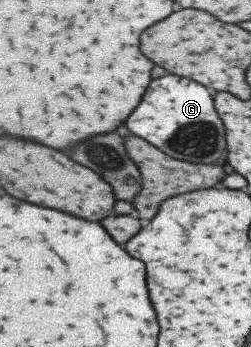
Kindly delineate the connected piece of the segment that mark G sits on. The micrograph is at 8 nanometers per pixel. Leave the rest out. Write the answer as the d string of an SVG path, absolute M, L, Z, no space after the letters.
M175 74L159 78L149 86L149 92L141 102L141 108L133 112L127 126L133 134L149 140L163 152L169 152L169 156L177 156L177 160L209 164L217 162L221 154L227 150L225 122L219 118L215 110L215 100L209 88L195 80Z

